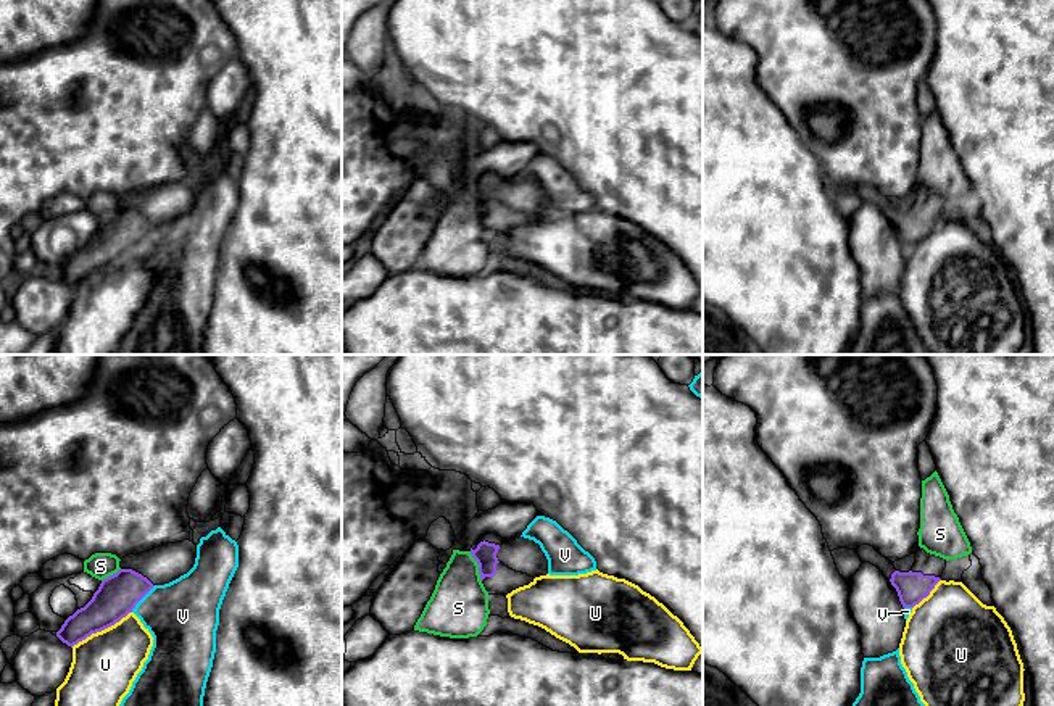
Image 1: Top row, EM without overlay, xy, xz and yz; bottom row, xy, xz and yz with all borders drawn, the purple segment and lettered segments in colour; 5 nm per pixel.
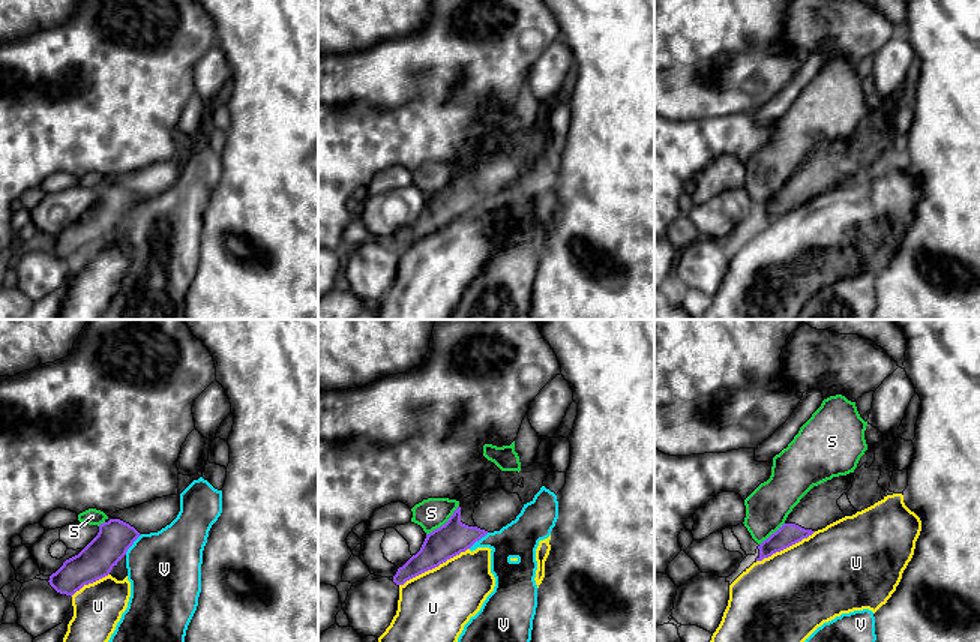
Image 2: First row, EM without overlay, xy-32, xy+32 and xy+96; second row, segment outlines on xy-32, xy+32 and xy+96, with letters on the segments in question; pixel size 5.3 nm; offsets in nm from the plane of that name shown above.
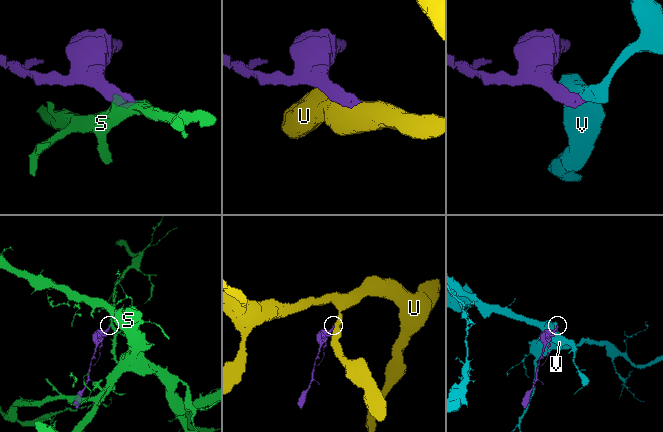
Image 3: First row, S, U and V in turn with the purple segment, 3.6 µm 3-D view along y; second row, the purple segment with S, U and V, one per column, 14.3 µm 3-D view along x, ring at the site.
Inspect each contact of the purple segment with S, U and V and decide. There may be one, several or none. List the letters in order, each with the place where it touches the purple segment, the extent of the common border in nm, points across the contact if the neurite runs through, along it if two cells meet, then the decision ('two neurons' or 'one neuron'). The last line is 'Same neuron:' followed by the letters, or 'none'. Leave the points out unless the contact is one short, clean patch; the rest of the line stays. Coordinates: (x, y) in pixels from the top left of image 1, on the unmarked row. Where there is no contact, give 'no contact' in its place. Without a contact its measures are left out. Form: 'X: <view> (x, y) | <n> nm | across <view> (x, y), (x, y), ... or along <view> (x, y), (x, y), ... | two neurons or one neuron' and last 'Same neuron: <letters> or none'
S: xz (479, 205) | 160 nm | along xz (469, 191), (477, 203), (481, 220) | two neurons
U: xy (100, 269) | 360 nm | two neurons
V: xy (142, 236) | 180 nm | along xy (155, 224), (131, 250) | two neurons
Same neuron: none

